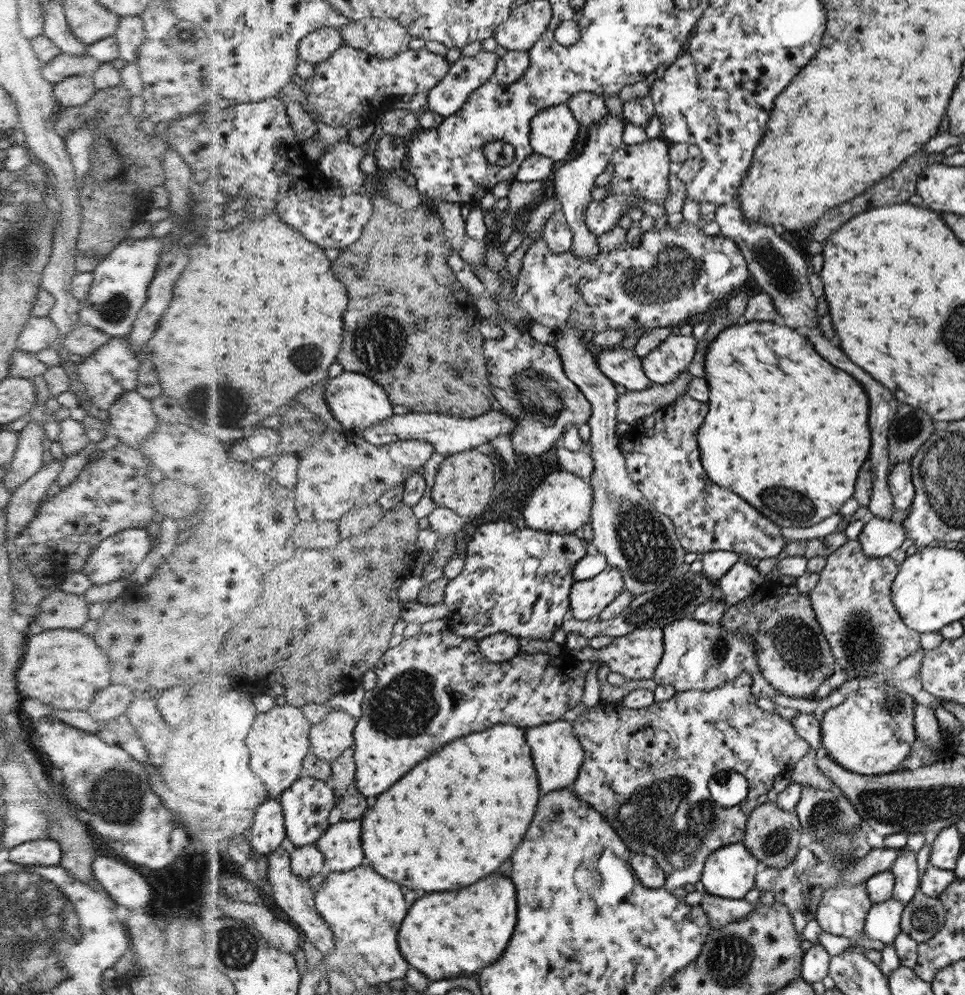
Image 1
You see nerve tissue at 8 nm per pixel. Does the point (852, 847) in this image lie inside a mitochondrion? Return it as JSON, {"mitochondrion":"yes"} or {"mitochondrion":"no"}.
{"mitochondrion":"yes"}

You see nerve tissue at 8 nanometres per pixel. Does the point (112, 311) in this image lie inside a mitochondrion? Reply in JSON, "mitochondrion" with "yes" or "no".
{"mitochondrion":"yes"}

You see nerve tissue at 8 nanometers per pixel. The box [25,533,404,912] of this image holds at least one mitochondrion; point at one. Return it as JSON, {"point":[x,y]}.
{"point":[118,796]}

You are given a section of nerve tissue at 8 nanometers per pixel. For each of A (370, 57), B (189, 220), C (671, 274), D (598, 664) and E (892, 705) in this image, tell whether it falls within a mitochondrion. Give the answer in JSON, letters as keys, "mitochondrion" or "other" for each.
{"A":"other","B":"other","C":"mitochondrion","D":"other","E":"mitochondrion"}

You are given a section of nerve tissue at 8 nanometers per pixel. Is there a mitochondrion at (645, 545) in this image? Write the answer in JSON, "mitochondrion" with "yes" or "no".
{"mitochondrion":"yes"}

